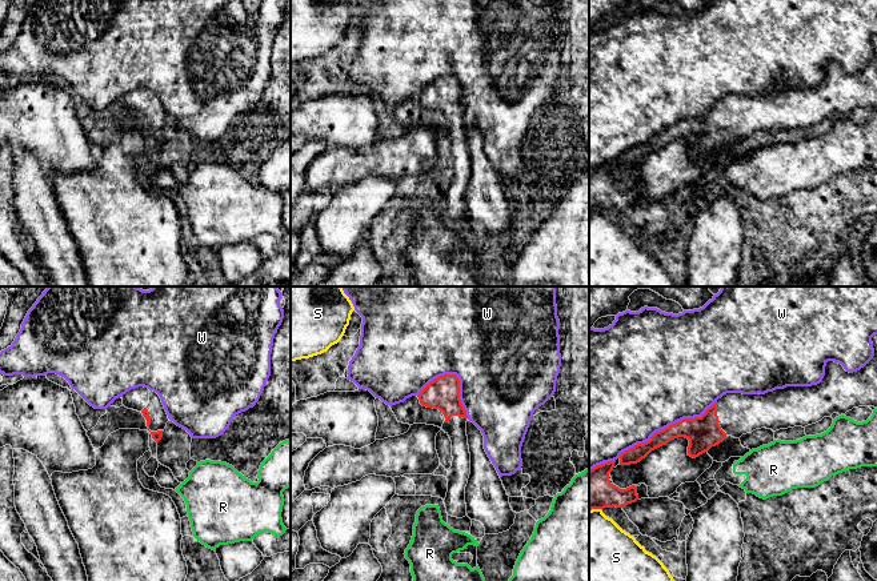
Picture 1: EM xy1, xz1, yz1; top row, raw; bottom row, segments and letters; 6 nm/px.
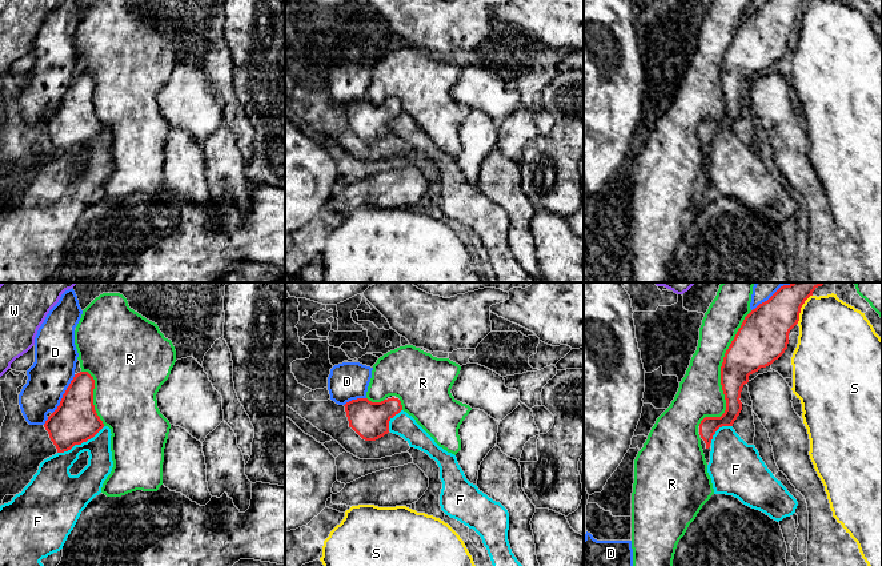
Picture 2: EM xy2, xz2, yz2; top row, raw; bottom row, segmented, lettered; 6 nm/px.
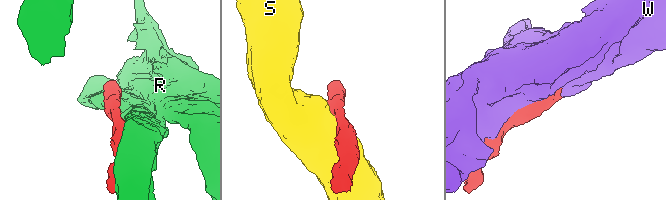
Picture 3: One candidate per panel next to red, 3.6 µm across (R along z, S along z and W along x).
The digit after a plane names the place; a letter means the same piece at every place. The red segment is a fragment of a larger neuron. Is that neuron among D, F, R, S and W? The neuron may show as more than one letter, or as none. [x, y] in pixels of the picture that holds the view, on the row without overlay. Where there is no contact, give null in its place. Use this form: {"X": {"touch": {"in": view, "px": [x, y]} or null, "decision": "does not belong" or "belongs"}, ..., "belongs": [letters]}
{"D": {"touch": {"in": "xy2", "px": [63, 96]}, "decision": "does not belong"}, "F": {"touch": {"in": "xy2", "px": [80, 145]}, "decision": "does not belong"}, "R": {"touch": {"in": "yz2", "px": [721, 76]}, "decision": "does not belong"}, "S": {"touch": {"in": "yz2", "px": [800, 12]}, "decision": "does not belong"}, "W": {"touch": {"in": "yz1", "px": [668, 128]}, "decision": "does not belong"}, "belongs": []}

